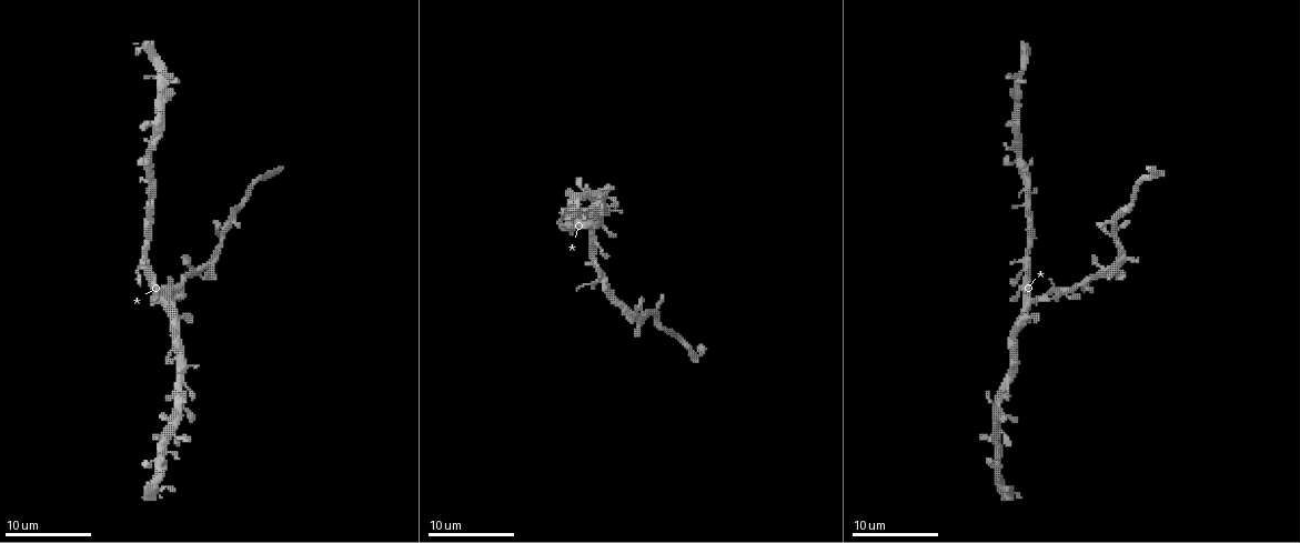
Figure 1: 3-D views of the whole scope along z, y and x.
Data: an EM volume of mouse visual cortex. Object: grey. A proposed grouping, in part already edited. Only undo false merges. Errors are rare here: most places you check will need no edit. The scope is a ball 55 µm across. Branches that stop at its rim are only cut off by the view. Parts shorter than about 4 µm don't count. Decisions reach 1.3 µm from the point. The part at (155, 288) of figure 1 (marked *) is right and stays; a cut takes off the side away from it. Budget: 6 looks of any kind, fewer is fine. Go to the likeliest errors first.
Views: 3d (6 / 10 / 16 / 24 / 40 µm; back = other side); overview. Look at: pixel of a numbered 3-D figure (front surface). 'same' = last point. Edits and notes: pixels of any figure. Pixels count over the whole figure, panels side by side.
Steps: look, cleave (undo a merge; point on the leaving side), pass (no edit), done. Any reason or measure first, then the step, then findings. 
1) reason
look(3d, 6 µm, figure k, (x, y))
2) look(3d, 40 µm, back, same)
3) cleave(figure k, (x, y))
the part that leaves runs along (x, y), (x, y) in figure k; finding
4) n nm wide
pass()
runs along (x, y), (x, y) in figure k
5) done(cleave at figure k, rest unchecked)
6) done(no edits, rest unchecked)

look(3d, 10 µm, figure 1, (593, 233))

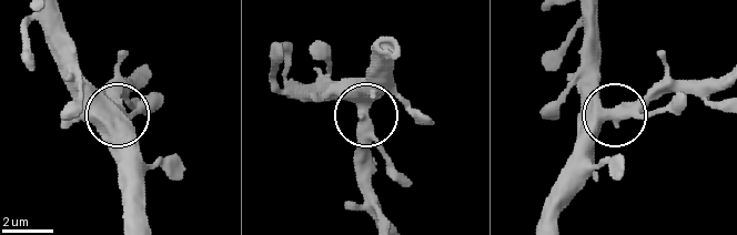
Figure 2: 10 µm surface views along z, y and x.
side arm 28 µm
pass()
all the same cell

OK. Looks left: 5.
looks like a crossing
look(3d, 6 µm, figure 1, (1084, 286))

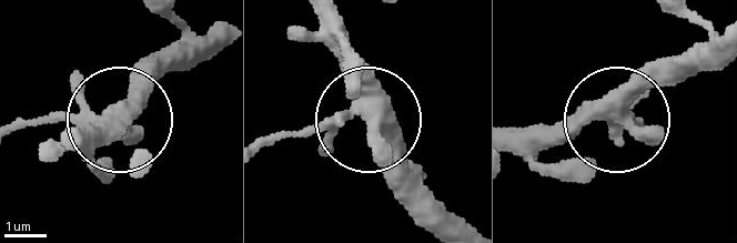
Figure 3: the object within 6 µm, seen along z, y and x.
look(3d, 6 µm, back, figure 3, (366, 117))

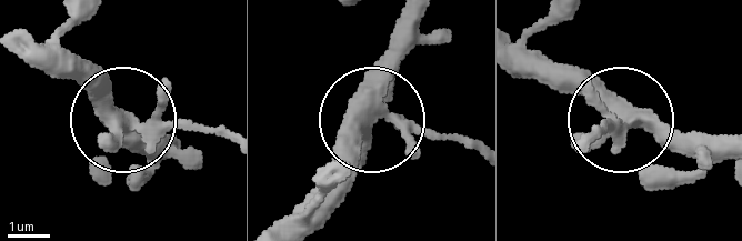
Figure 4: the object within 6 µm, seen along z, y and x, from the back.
pass()
runs along (723, 154), (680, 147), (638, 122), (595, 132) in figure 4; one cell here

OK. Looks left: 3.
small branch off a trunk
look(3d, 10 µm, figure 1, (563, 225))

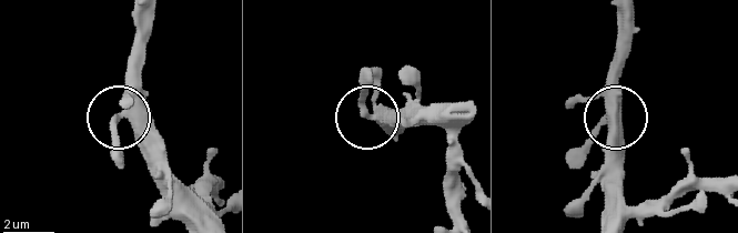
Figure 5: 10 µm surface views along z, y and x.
pass()
all the same cell

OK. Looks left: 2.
done(no edits, rest unchecked)

